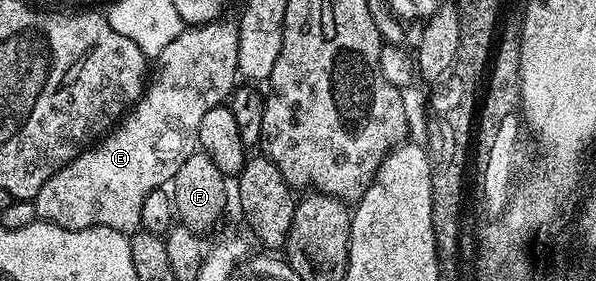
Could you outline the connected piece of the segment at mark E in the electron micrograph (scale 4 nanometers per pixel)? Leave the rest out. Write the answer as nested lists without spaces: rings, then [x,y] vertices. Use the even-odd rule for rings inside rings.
[[[219,17],[210,23],[199,23],[197,25],[187,26],[176,37],[176,41],[172,41],[164,50],[156,57],[158,68],[153,68],[152,78],[147,82],[142,96],[139,97],[137,103],[126,112],[124,118],[113,129],[106,132],[101,139],[97,140],[93,145],[79,153],[68,165],[64,165],[64,169],[57,171],[52,178],[44,181],[44,185],[40,189],[40,193],[33,199],[34,208],[38,214],[38,219],[55,223],[58,227],[63,227],[69,231],[79,231],[80,229],[88,229],[89,227],[107,227],[108,229],[116,229],[123,233],[133,233],[141,228],[140,209],[144,205],[144,197],[148,197],[148,193],[152,193],[152,189],[157,187],[166,187],[175,177],[180,169],[180,165],[184,165],[184,161],[188,161],[188,157],[192,157],[194,152],[199,150],[198,138],[200,137],[200,121],[204,117],[204,113],[208,113],[208,109],[216,109],[223,106],[229,100],[232,92],[235,90],[236,84],[239,82],[238,74],[238,28],[237,22],[229,23],[226,17]]]

